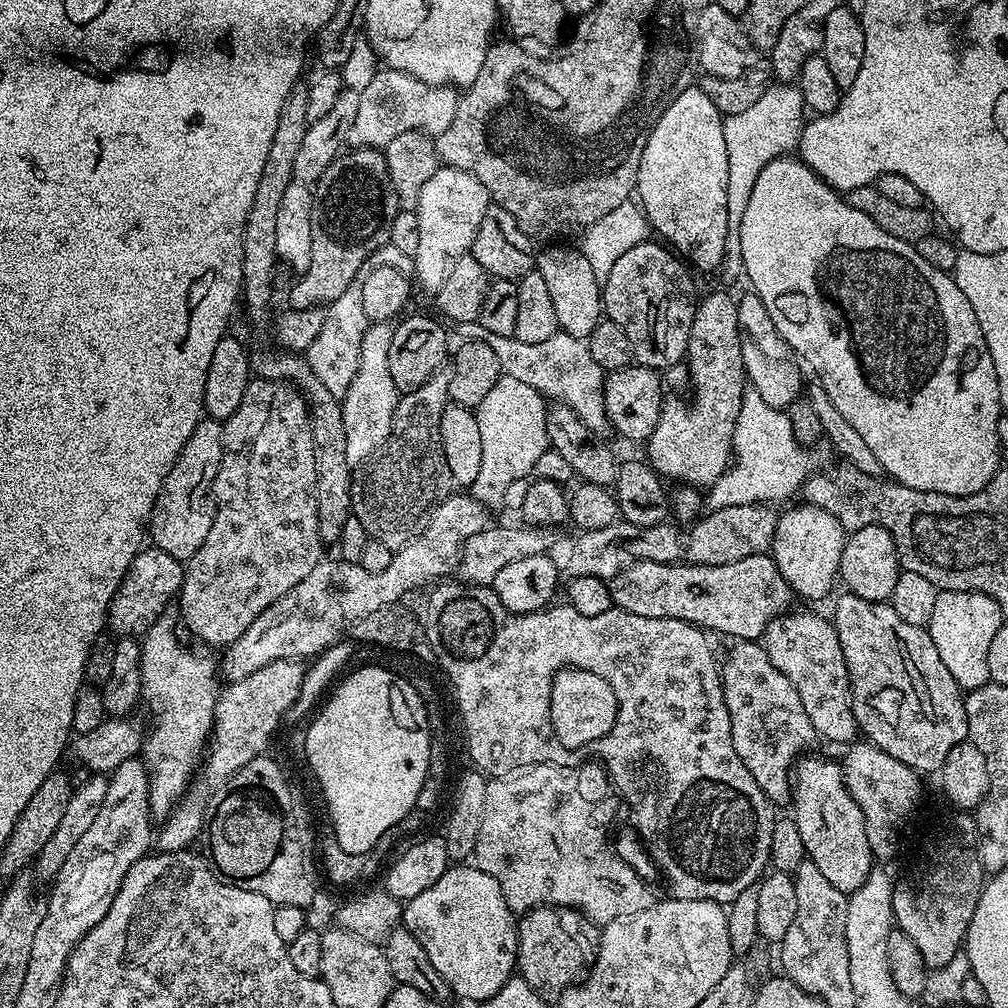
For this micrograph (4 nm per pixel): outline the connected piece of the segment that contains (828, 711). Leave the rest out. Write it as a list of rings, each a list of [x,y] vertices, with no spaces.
[[[789,610],[782,616],[776,616],[766,626],[762,643],[770,662],[794,682],[794,690],[798,690],[798,698],[802,698],[802,706],[806,706],[806,714],[810,714],[810,722],[814,722],[817,737],[833,740],[836,744],[847,746],[857,739],[858,729],[852,713],[852,691],[846,670],[846,658],[842,654],[842,642],[838,642],[836,626],[827,615],[815,616],[812,612],[796,612]]]

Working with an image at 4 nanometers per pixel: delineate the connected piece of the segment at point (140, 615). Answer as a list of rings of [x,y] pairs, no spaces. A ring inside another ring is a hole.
[[[155,546],[141,547],[138,555],[130,562],[126,574],[120,580],[118,590],[108,607],[109,629],[113,628],[120,638],[140,638],[155,620],[165,615],[168,599],[175,597],[184,581],[185,565],[175,560],[166,550]]]

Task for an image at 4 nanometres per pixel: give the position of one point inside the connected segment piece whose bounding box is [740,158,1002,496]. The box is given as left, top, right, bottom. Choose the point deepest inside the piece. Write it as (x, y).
(894, 343)

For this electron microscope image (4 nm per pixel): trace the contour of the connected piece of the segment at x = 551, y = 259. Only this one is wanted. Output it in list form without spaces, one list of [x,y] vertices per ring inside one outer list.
[[[552,244],[537,253],[535,271],[545,279],[550,298],[554,305],[554,314],[558,318],[559,329],[586,340],[603,315],[602,282],[594,274],[594,268],[584,252],[579,248]]]

